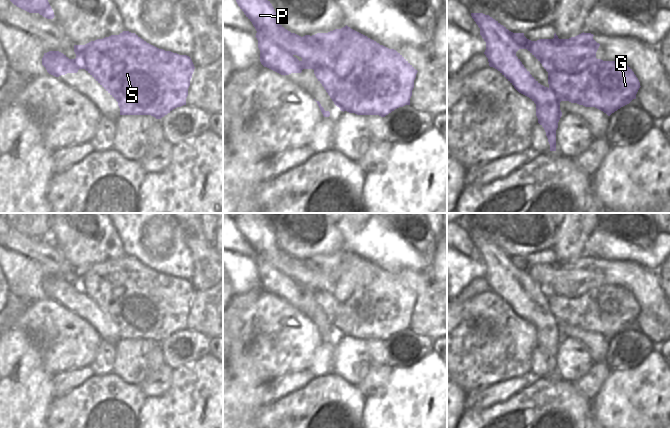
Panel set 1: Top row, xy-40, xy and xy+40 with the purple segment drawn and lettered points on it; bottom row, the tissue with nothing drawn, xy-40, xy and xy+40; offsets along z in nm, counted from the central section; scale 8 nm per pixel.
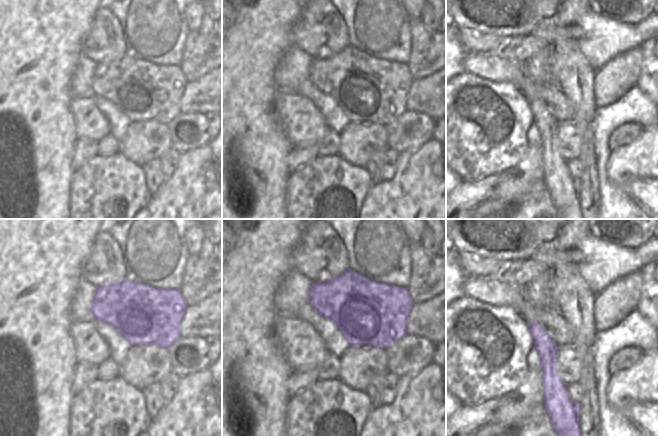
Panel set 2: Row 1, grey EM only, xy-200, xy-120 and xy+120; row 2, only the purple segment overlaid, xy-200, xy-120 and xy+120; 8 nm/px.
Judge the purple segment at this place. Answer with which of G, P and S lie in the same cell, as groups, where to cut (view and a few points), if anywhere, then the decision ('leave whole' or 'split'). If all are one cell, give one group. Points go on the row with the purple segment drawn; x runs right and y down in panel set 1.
groups G P S; cut none; leave whole

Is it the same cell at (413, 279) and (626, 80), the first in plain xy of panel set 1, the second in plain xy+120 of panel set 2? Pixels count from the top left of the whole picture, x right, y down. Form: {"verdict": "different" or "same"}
{"verdict": "different"}

